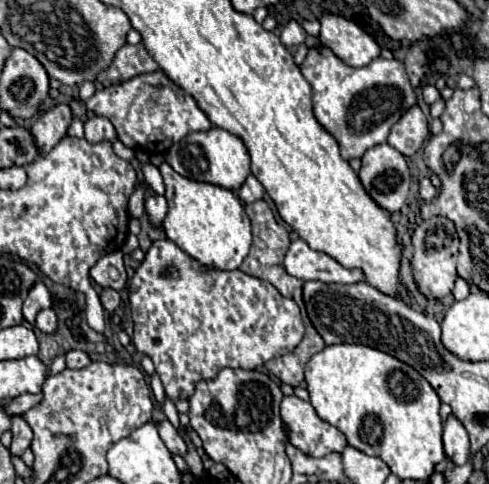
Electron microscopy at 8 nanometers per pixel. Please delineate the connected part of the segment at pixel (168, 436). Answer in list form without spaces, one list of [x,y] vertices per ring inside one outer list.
[[[160,421],[158,423],[158,431],[160,431],[160,437],[166,443],[166,447],[168,447],[170,453],[180,455],[180,457],[184,457],[188,453],[186,441],[182,439],[182,435],[178,433],[178,429],[170,421]]]

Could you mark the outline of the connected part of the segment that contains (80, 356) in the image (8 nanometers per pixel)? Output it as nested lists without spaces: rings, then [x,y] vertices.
[[[68,351],[68,353],[66,353],[66,365],[68,365],[70,369],[84,369],[84,367],[90,365],[90,363],[92,363],[92,359],[90,359],[90,355],[84,353],[84,351]]]

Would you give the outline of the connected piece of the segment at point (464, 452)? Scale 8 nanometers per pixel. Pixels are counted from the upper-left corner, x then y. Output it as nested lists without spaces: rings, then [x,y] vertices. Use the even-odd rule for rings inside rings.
[[[452,415],[448,417],[448,421],[444,423],[444,453],[446,459],[452,459],[454,465],[464,465],[470,457],[470,441],[468,441],[468,433],[466,429],[460,425],[460,421],[456,421]]]

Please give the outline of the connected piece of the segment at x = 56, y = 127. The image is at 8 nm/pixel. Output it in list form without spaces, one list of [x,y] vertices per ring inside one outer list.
[[[58,103],[48,113],[44,113],[34,125],[32,135],[42,153],[48,153],[64,135],[72,123],[72,111],[68,103]]]

